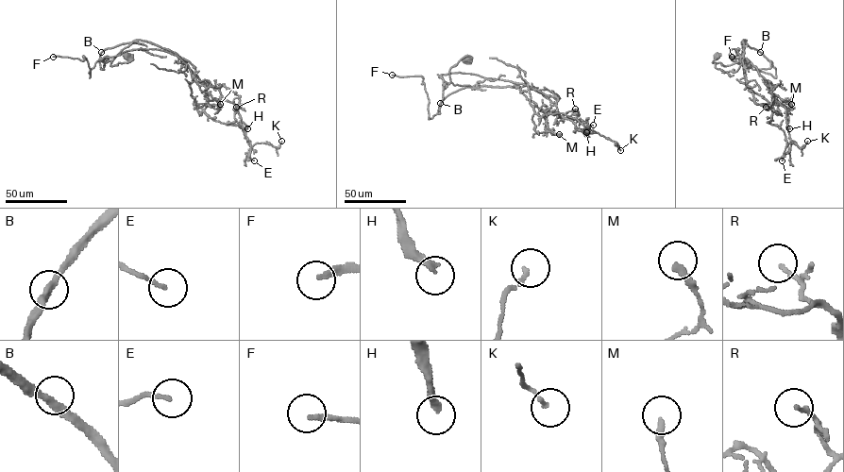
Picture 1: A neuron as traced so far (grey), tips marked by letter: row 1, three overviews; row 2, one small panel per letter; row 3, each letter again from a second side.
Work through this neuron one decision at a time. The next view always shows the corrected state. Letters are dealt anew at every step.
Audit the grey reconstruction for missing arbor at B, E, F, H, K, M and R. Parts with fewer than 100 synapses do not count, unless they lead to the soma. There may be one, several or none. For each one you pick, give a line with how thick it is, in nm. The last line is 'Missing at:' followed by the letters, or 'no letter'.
F: calibre 220 nm
H: calibre 280 nm
Missing at: F, H

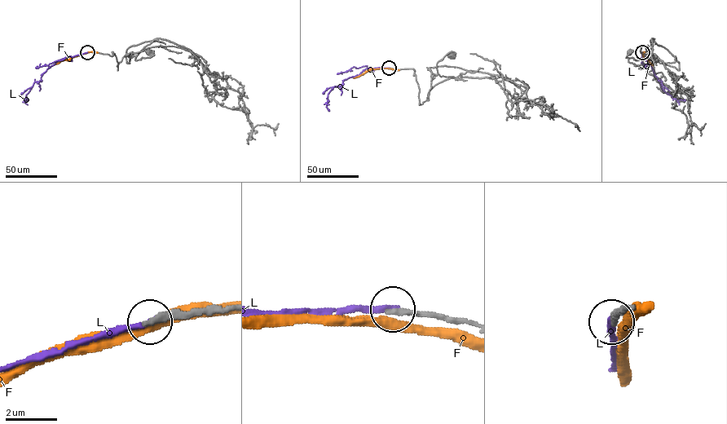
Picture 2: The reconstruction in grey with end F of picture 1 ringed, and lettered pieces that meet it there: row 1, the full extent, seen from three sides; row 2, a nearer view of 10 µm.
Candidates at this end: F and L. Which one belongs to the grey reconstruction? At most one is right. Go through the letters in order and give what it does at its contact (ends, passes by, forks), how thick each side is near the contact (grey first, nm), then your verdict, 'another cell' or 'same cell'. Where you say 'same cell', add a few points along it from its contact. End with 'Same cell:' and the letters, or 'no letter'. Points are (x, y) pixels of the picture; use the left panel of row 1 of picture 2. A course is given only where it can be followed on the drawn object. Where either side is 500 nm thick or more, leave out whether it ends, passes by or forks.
F: it passes by; 240 nm thick on the grey side, 360 nm on the other; another cell
L: it ends there; 280 nm thick on the grey side, 200 nm on the other; same cell; it runs (87, 52), (65, 56), (48, 68), (26, 94), (24, 99), (28, 100)
Same cell: L

